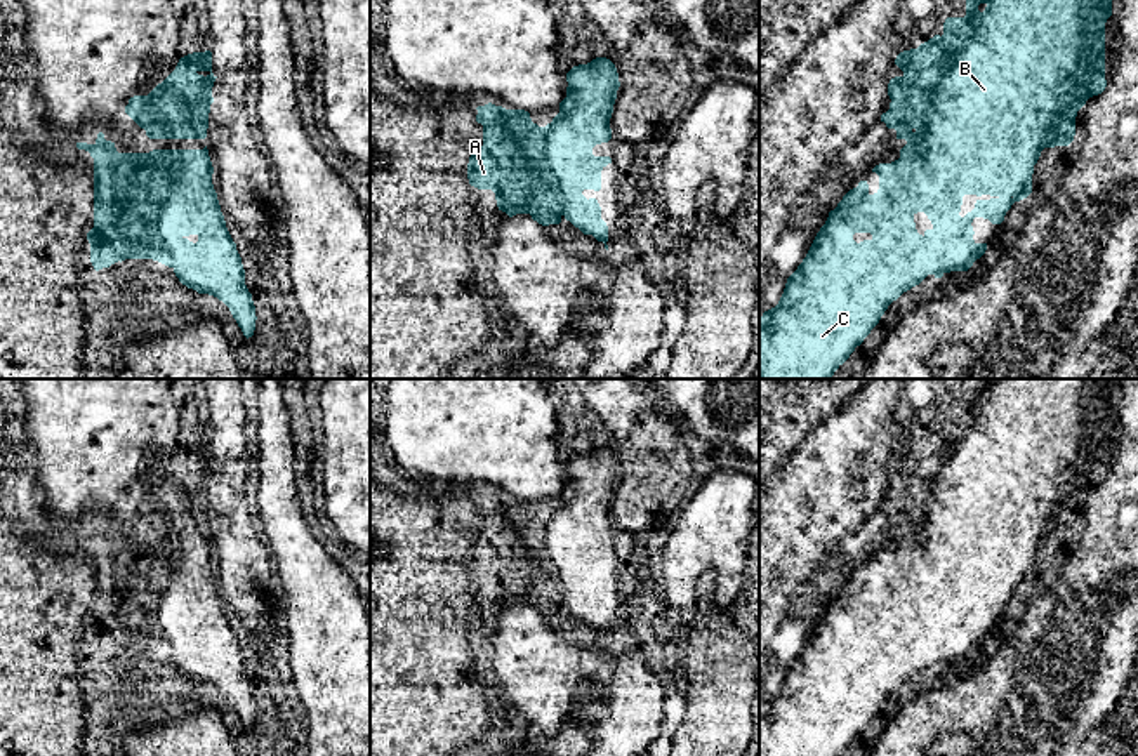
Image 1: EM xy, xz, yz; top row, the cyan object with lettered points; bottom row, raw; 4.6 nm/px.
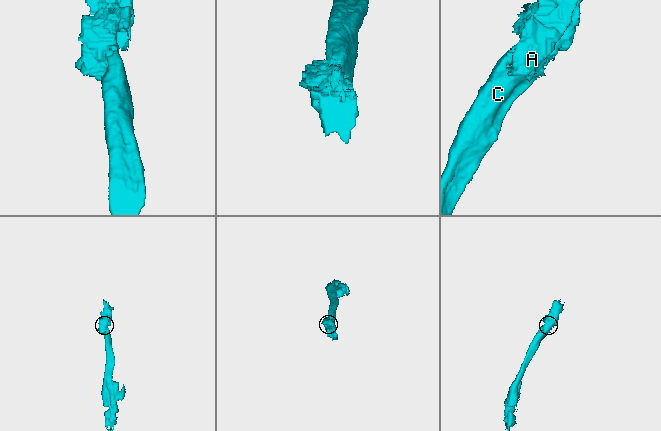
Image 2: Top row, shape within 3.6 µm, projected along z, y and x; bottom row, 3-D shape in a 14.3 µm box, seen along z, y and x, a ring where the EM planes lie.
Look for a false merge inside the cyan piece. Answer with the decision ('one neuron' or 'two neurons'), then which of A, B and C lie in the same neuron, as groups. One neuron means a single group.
one neuron; A B C

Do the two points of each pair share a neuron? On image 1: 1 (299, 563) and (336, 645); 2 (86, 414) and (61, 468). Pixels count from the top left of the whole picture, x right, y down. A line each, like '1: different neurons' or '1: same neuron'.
1: same neuron
2: same neuron

